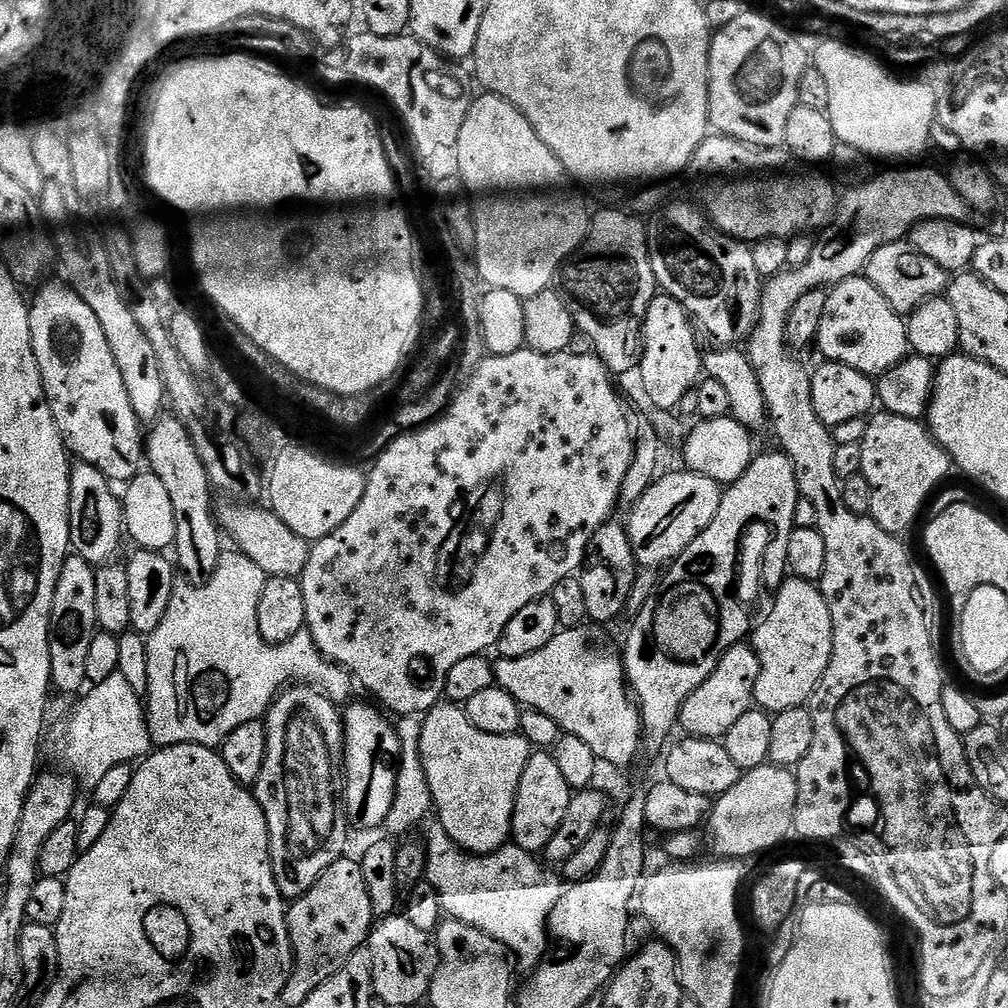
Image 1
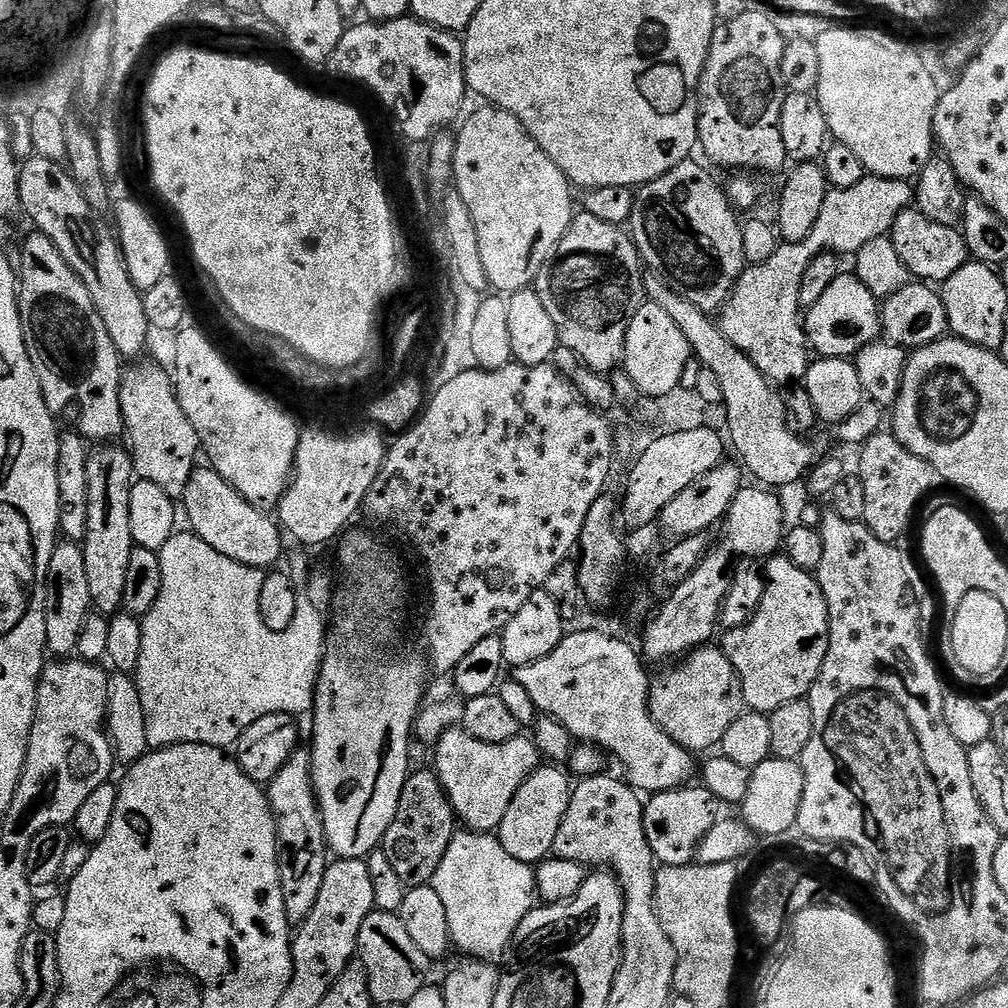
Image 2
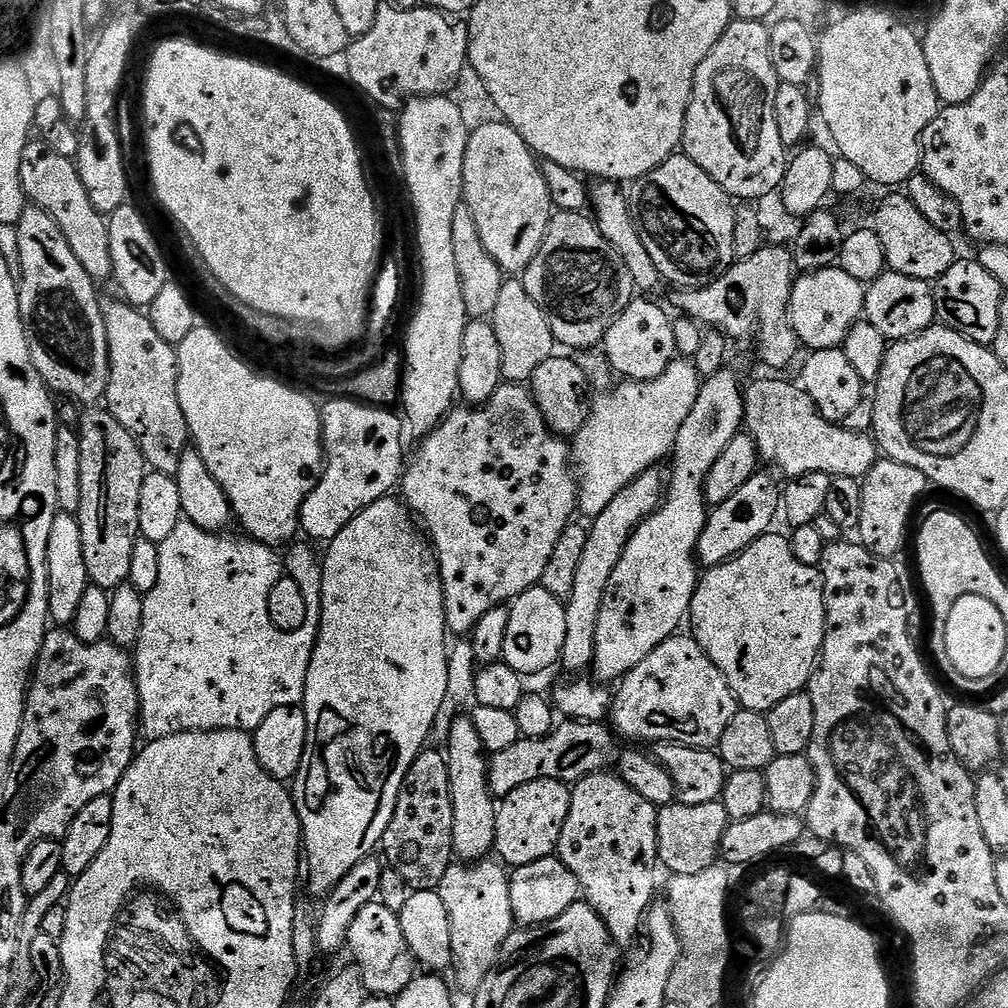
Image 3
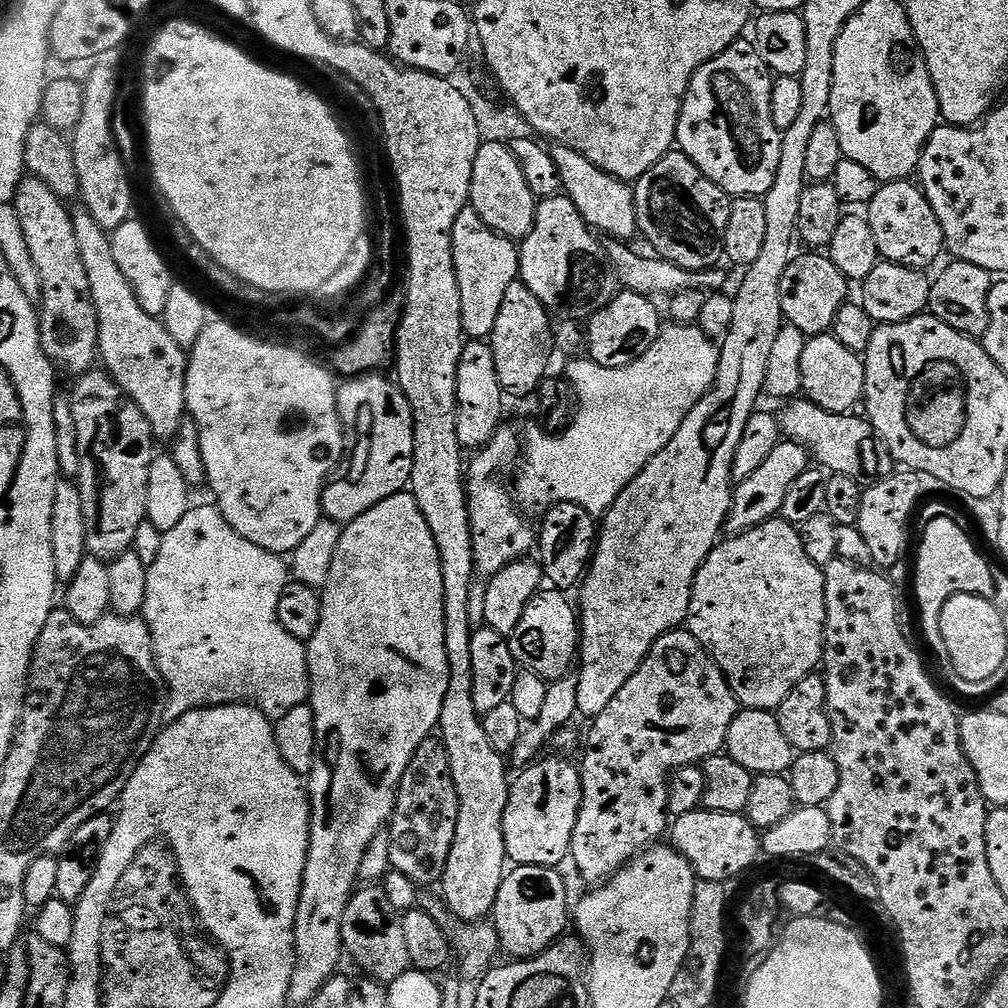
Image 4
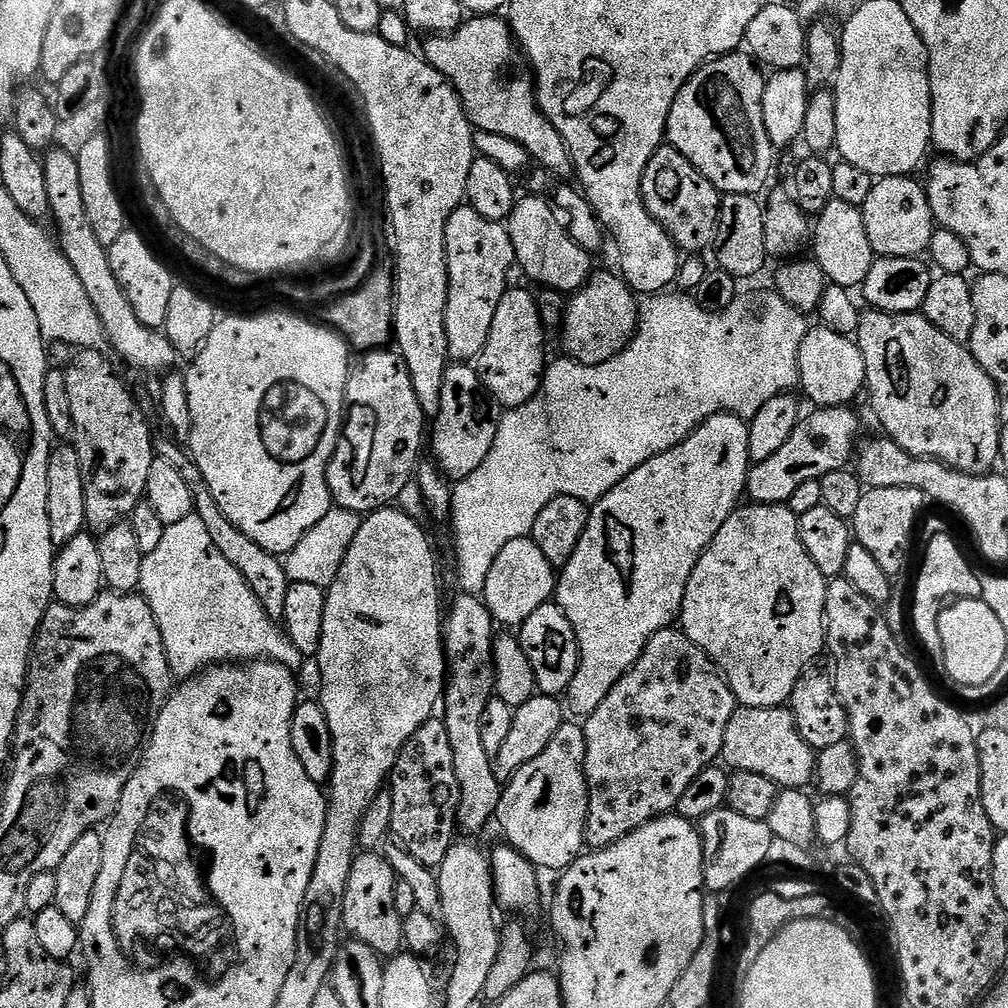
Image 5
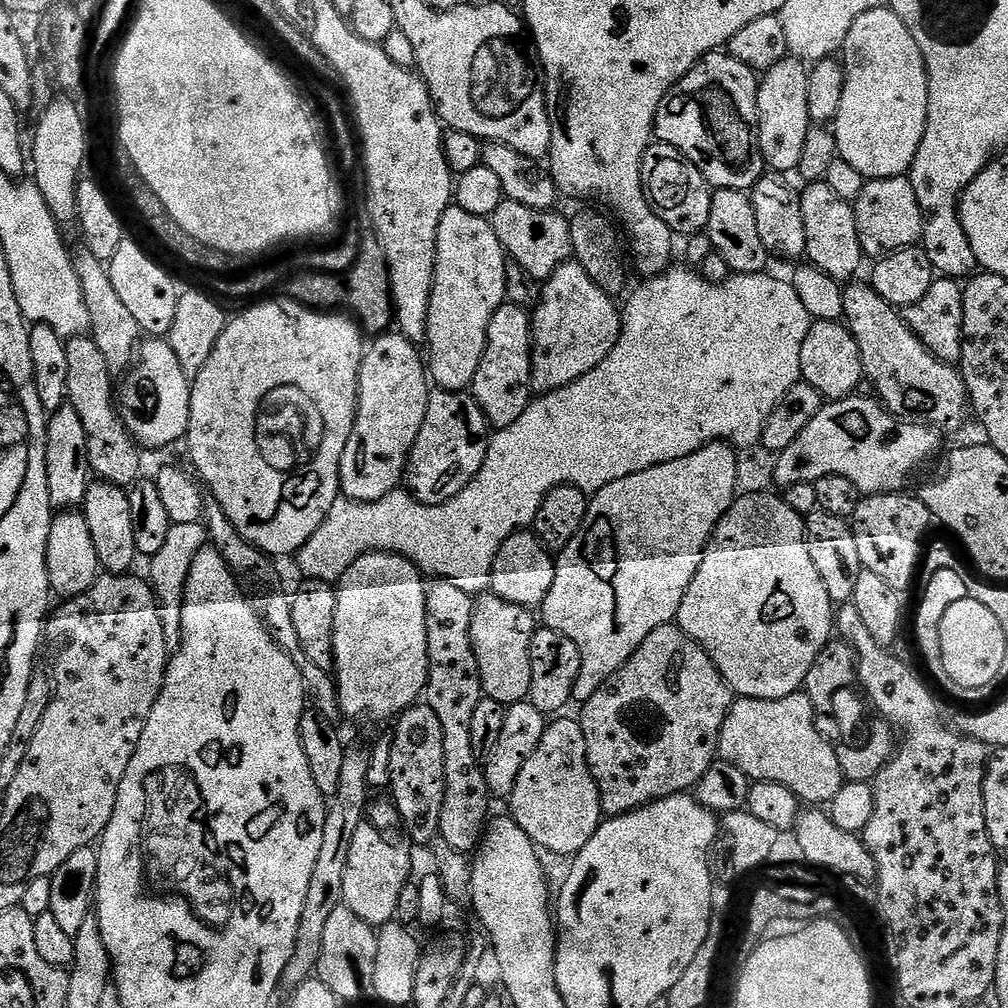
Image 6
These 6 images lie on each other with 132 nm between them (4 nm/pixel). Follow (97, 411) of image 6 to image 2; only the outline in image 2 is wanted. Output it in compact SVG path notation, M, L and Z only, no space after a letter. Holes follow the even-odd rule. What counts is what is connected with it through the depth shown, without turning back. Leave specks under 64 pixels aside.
M116 442L93 447L88 453L86 478L88 525L82 541L86 582L90 582L92 608L101 616L111 618L124 607L126 570L130 566L130 554L134 547L130 534L130 490L134 483L134 469L127 447Z

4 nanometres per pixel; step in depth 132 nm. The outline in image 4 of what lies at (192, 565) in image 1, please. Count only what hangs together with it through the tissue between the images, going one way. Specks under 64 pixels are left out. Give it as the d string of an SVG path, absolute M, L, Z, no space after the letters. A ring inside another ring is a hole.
M77 211L72 221L74 238L78 238L82 266L86 266L88 271L90 294L96 307L99 359L102 364L104 360L103 367L124 391L125 397L133 400L138 410L146 414L153 437L160 442L171 442L186 424L184 395L188 356L185 349L180 348L174 338L170 338L157 317L146 314L146 310L138 306L138 298L130 282L126 282L126 274L122 274L118 262L114 262L111 235L100 228L86 211Z

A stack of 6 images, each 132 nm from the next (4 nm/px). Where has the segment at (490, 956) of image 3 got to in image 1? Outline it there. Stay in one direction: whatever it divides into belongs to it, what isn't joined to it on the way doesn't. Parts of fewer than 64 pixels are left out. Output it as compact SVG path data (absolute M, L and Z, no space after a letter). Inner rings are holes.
M439 826L429 830L426 844L426 883L436 891L441 909L451 919L466 922L466 926L474 926L504 945L514 957L515 967L520 967L524 974L535 972L545 959L548 944L550 948L548 919L562 898L565 881L559 875L548 877L540 869L536 861L539 859L521 848L508 852L509 849L503 847L489 856L474 856L453 846L446 830Z

